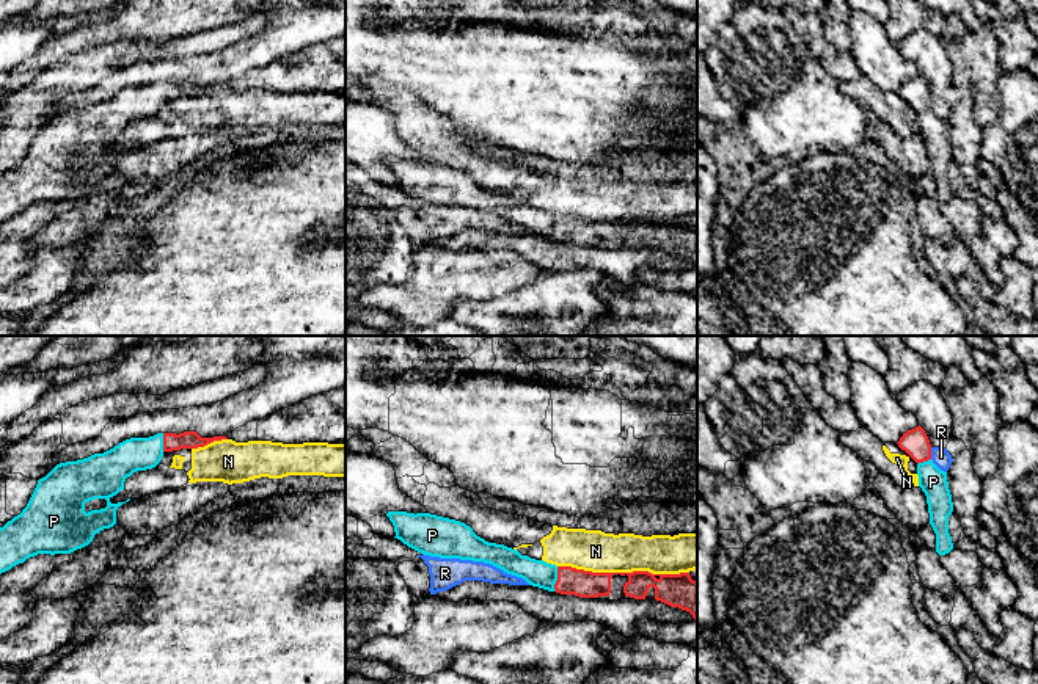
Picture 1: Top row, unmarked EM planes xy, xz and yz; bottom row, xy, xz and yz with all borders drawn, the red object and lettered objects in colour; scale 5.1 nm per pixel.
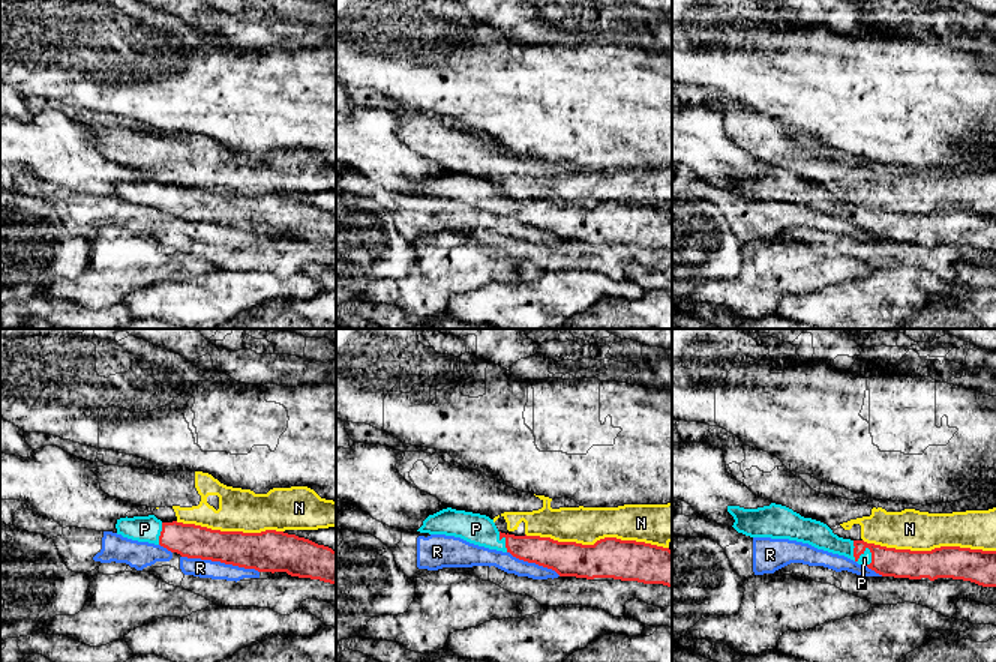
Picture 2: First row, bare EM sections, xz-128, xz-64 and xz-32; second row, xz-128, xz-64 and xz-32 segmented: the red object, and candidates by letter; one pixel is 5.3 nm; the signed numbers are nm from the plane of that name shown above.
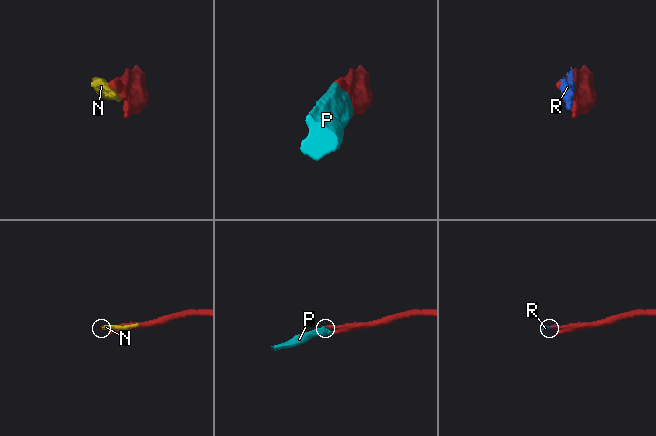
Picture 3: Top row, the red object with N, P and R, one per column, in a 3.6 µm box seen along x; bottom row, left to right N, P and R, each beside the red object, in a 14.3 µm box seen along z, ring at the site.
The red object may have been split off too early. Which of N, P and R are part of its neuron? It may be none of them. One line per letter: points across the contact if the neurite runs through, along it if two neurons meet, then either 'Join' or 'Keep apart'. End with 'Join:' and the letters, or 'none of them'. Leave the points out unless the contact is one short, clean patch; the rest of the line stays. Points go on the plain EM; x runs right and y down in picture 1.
N: Keep apart
P: Join
R: Keep apart
Join: P

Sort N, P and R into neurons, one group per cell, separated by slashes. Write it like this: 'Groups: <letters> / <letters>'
Groups: N / P / R

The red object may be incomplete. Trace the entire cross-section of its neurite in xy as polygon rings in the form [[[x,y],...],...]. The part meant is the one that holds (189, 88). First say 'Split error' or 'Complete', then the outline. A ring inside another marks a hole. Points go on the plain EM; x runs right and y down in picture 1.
Split error. [[[196,80],[157,82],[149,86],[130,86],[104,102],[57,113],[38,133],[20,163],[0,176],[0,223],[38,202],[71,202],[88,195],[94,184],[116,173],[116,158],[126,152],[110,147],[124,138],[124,130],[137,119],[155,116],[165,100],[198,97],[226,85],[201,86]],[[105,147],[107,155],[85,160],[85,152]]]

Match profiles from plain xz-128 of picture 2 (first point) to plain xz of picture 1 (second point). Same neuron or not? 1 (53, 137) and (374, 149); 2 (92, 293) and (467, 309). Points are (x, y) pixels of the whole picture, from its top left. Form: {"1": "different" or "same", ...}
{"1": "same", "2": "different"}

